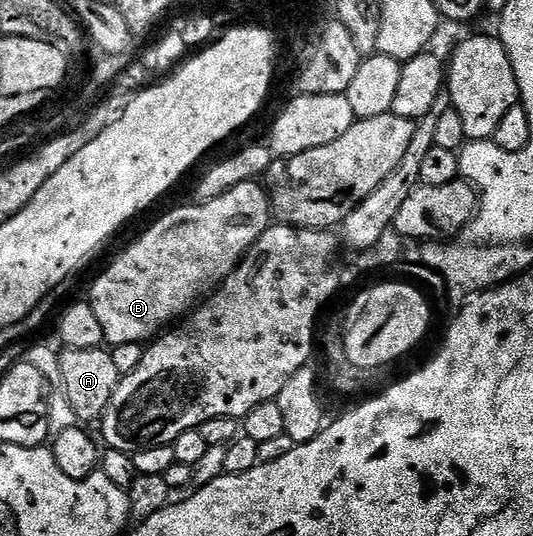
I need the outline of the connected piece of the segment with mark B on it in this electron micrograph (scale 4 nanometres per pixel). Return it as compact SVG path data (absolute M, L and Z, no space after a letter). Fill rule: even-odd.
M253 181L235 185L220 197L214 197L213 200L204 202L193 202L193 207L176 207L173 211L168 211L137 243L132 243L100 276L96 279L96 284L92 287L92 296L90 302L94 309L94 317L98 317L98 322L102 324L104 330L104 343L117 347L118 345L130 345L131 343L147 344L149 341L157 338L165 329L171 328L181 317L187 316L205 297L212 294L217 287L223 283L226 277L234 273L234 269L244 260L244 255L266 233L266 229L273 222L272 203L268 200L267 190L259 182Z

